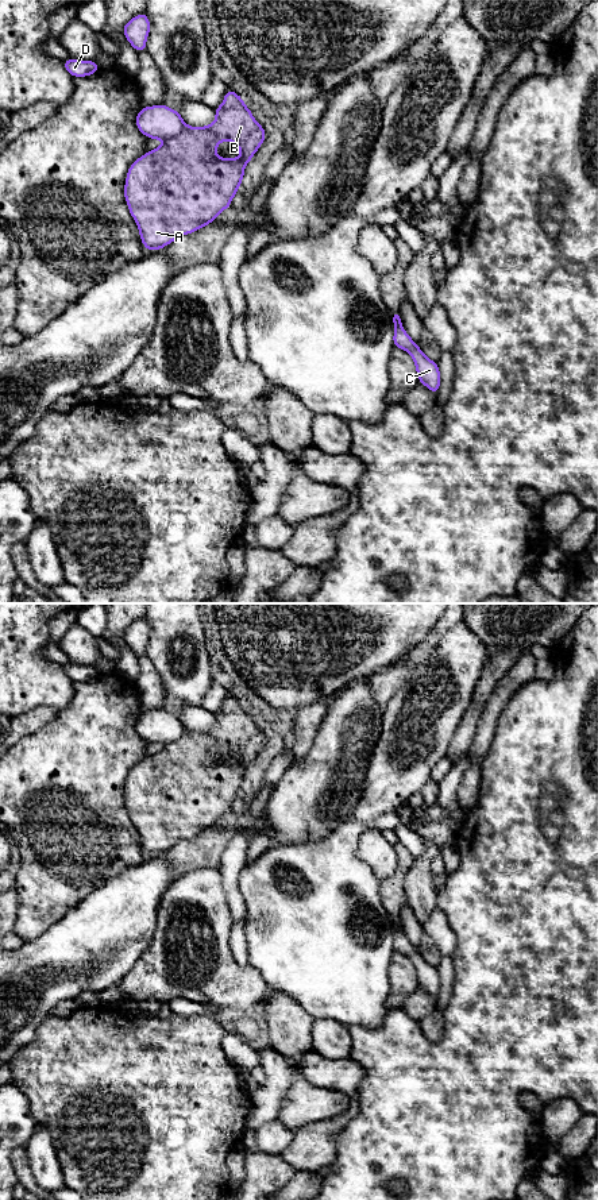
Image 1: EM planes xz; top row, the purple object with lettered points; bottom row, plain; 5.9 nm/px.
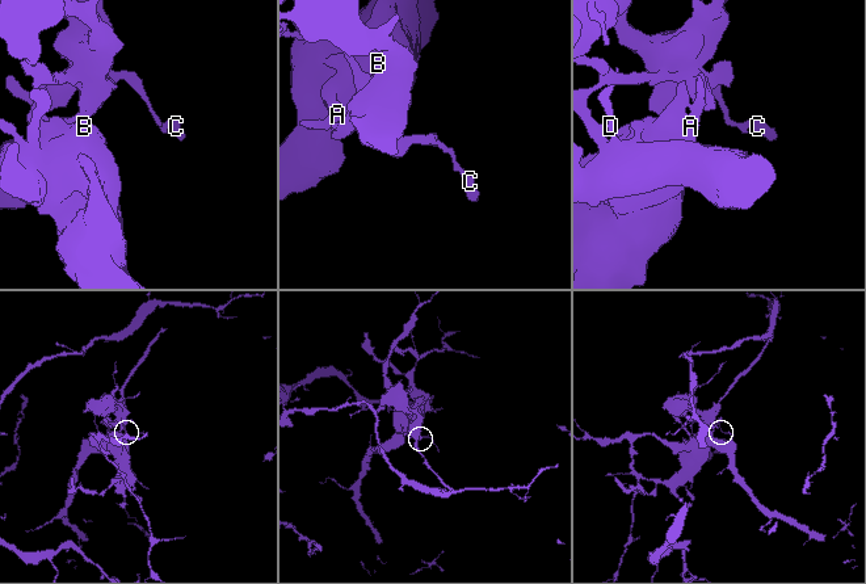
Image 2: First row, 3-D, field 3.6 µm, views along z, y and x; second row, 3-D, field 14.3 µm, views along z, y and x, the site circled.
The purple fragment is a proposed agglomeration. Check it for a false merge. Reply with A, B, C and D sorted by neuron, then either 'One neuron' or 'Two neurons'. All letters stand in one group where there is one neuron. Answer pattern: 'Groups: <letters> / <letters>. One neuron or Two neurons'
Groups: A B C D. One neuron

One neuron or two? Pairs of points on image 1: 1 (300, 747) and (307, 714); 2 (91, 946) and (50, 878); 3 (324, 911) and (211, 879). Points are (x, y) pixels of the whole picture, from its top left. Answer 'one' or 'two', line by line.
1: one
2: two
3: two

